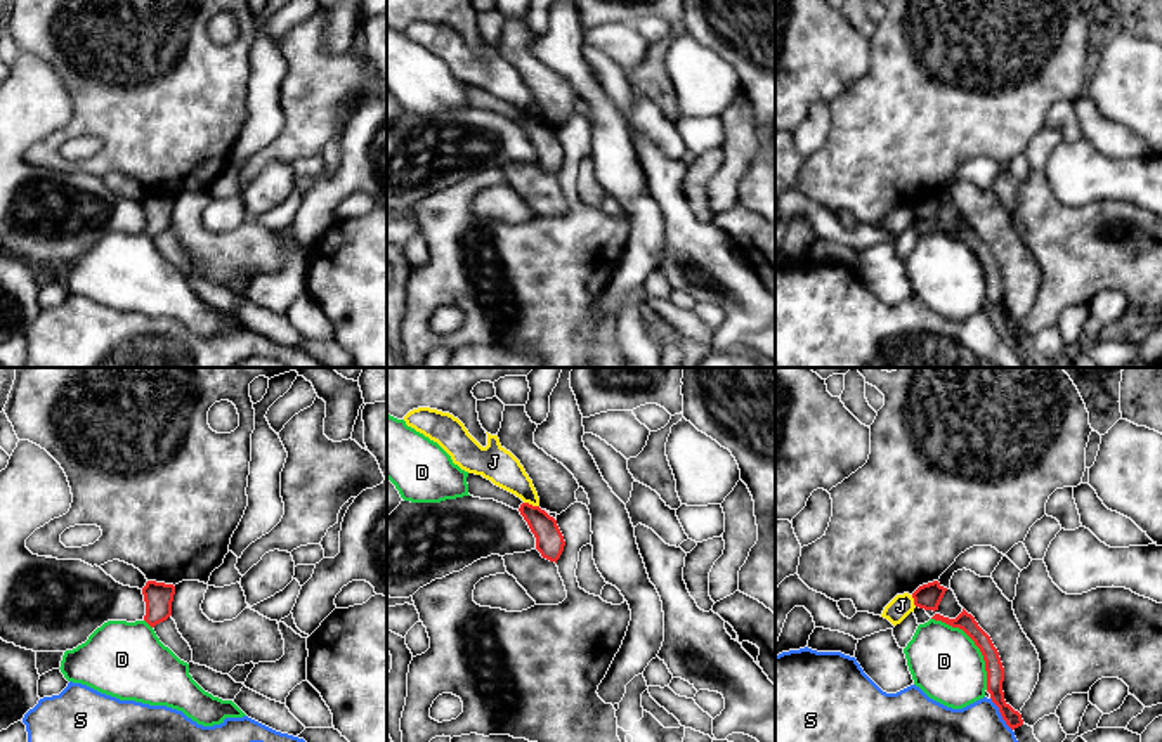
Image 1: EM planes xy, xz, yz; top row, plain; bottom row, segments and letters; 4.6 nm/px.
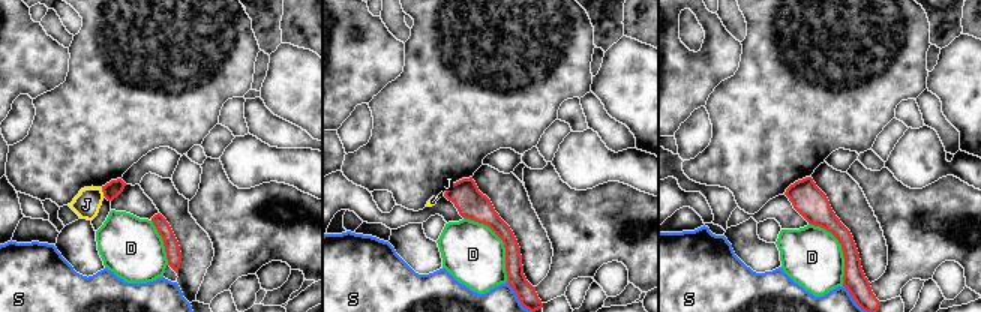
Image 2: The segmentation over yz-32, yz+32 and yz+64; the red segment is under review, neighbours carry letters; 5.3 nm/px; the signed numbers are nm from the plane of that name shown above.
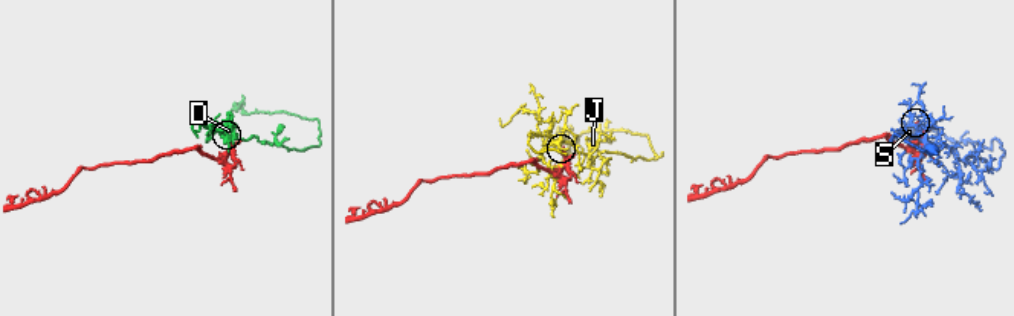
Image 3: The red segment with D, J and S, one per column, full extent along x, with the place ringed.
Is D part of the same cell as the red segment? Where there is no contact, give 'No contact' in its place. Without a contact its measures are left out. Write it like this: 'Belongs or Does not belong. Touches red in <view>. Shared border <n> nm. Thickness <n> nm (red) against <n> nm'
Does not belong. Touches red in yz. Shared border 420 nm. Thickness 90 nm (red) against 320 nm

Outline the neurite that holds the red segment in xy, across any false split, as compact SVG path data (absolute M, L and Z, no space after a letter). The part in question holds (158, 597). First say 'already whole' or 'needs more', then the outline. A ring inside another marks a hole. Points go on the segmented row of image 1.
already whole; M147 581L142 588L146 602L144 621L154 628L156 624L166 621L172 615L172 602L175 595L173 584Z

